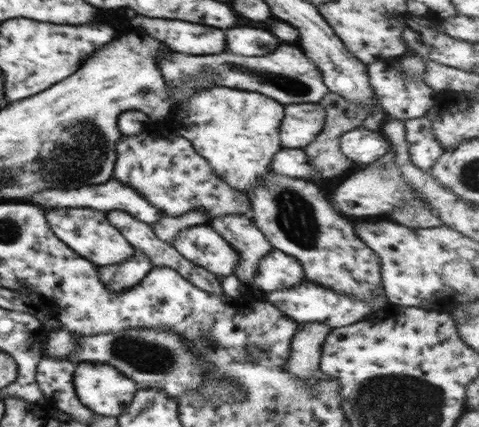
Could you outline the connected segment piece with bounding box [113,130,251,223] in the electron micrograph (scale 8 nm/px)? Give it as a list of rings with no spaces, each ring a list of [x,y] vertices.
[[[150,130],[143,131],[136,136],[120,135],[120,138],[117,140],[116,154],[117,155],[115,165],[113,168],[113,178],[119,180],[122,184],[125,184],[126,186],[131,186],[132,188],[135,188],[148,202],[150,202],[150,204],[153,204],[156,208],[159,208],[160,210],[163,210],[163,212],[168,216],[177,217],[190,211],[203,210],[209,216],[210,223],[212,219],[224,217],[226,215],[250,215],[251,213],[250,197],[246,193],[240,192],[239,190],[231,187],[229,184],[226,184],[225,180],[223,178],[220,178],[220,176],[218,176],[217,173],[212,170],[209,162],[204,157],[200,156],[200,154],[198,154],[194,150],[191,142],[183,136],[180,136],[176,133],[154,135],[150,132]]]

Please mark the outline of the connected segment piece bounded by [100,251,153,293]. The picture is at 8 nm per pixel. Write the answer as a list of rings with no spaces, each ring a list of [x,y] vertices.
[[[140,251],[132,258],[100,269],[100,279],[108,291],[120,293],[138,285],[153,270],[152,261]]]

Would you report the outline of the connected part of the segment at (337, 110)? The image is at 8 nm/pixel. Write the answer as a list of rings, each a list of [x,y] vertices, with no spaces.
[[[329,91],[319,103],[325,108],[327,118],[323,123],[323,129],[320,131],[320,134],[308,146],[305,146],[303,151],[306,153],[307,161],[315,168],[317,178],[326,180],[326,178],[336,178],[336,176],[344,174],[348,168],[352,168],[352,160],[346,158],[340,150],[339,138],[344,133],[362,126],[362,119],[368,116],[368,108],[363,106],[363,104],[350,102],[339,94]]]

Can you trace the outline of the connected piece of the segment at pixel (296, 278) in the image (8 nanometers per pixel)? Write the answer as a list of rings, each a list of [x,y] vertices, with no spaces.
[[[276,249],[262,258],[255,280],[258,289],[265,294],[293,288],[302,281],[306,281],[306,276],[297,258]]]

